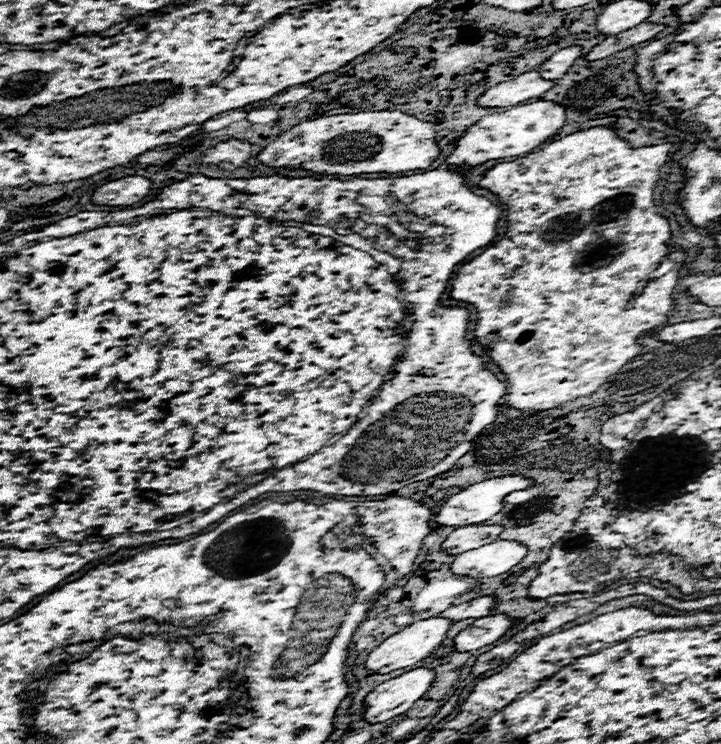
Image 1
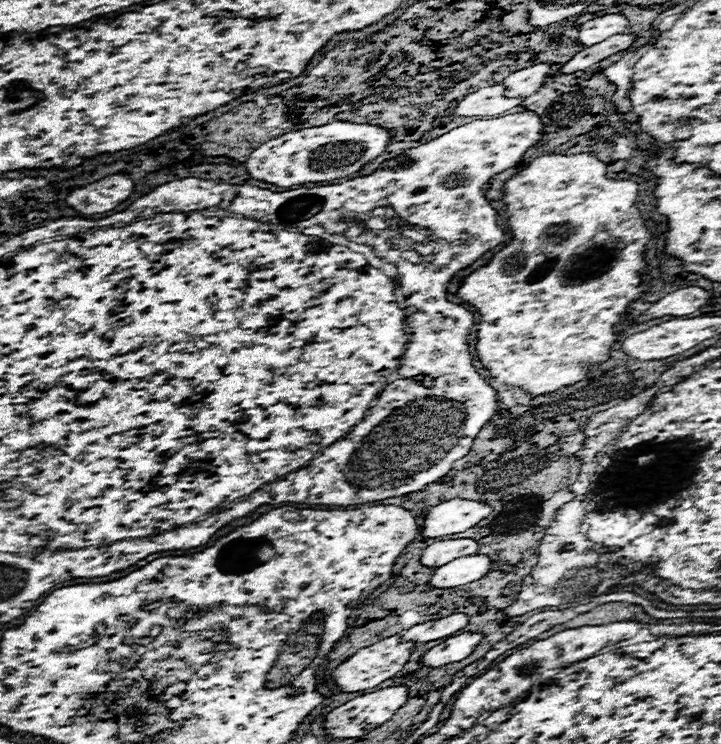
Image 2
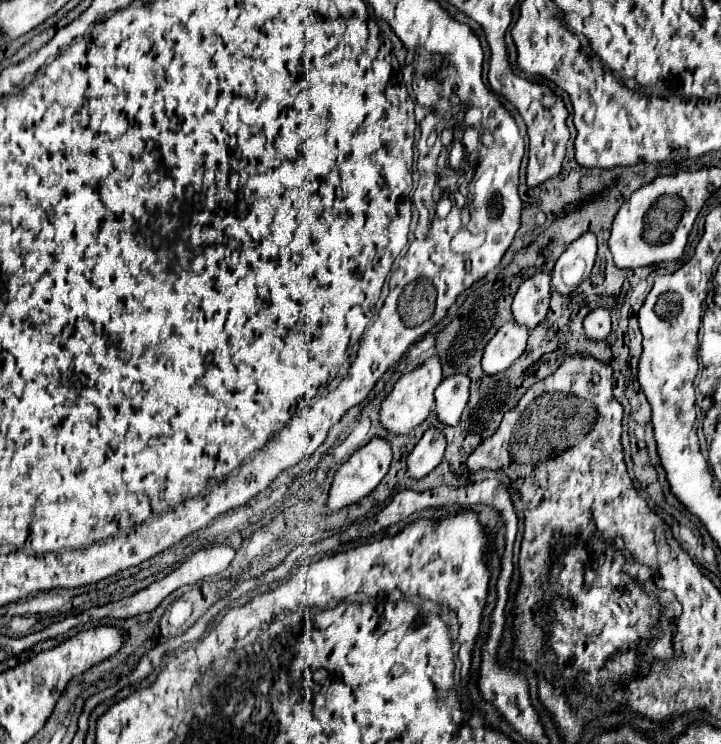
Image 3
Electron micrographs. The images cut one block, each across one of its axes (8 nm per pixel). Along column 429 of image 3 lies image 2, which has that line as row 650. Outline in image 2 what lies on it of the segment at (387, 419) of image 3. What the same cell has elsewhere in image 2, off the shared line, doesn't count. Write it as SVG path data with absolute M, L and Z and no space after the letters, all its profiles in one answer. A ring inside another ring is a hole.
M394 634L390 638L384 638L372 646L366 646L362 650L358 650L352 658L348 658L344 664L340 664L334 670L334 680L336 684L344 690L344 692L360 692L360 690L370 690L374 686L378 686L380 682L396 676L410 660L410 654L416 650L416 644L412 642L402 642L400 634Z

